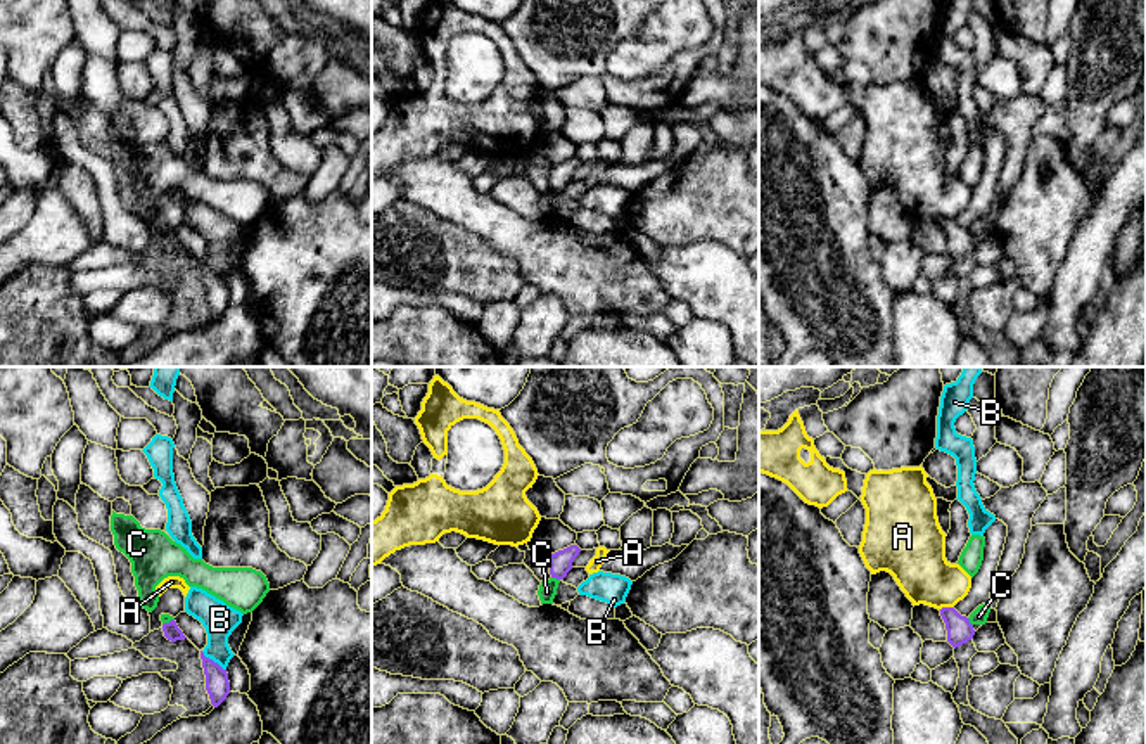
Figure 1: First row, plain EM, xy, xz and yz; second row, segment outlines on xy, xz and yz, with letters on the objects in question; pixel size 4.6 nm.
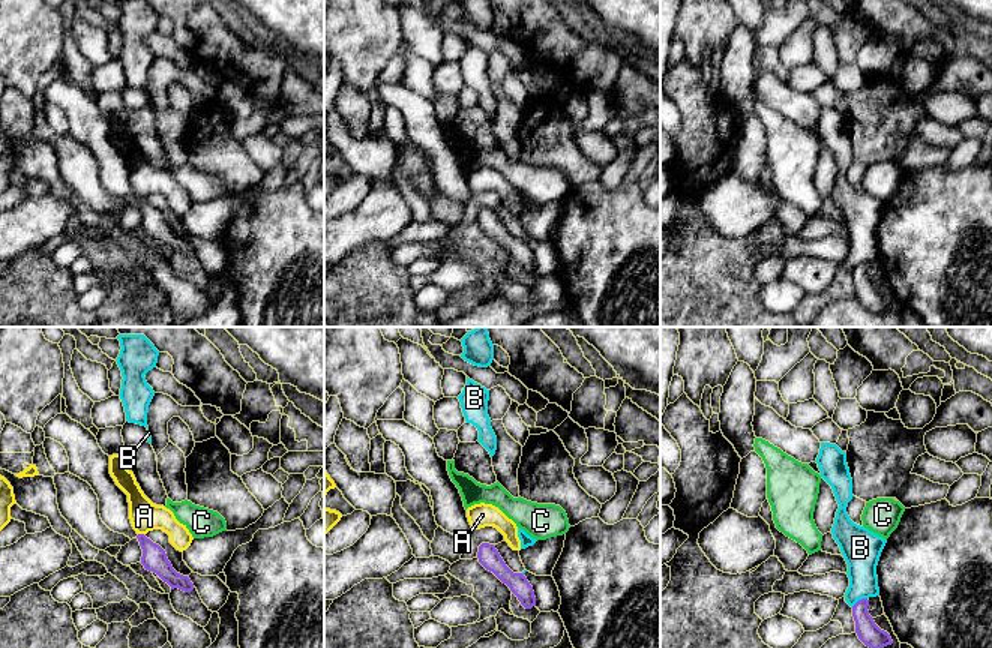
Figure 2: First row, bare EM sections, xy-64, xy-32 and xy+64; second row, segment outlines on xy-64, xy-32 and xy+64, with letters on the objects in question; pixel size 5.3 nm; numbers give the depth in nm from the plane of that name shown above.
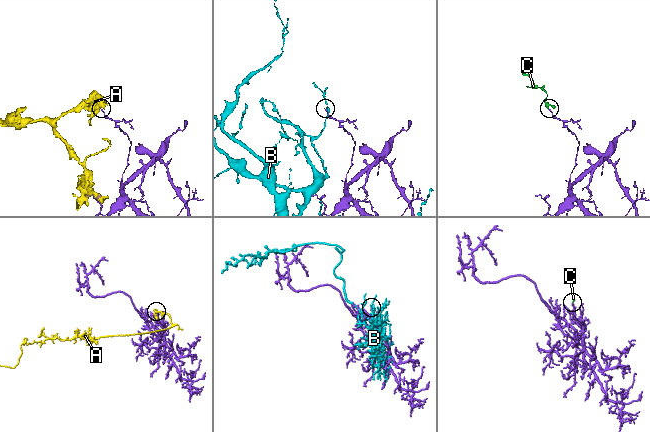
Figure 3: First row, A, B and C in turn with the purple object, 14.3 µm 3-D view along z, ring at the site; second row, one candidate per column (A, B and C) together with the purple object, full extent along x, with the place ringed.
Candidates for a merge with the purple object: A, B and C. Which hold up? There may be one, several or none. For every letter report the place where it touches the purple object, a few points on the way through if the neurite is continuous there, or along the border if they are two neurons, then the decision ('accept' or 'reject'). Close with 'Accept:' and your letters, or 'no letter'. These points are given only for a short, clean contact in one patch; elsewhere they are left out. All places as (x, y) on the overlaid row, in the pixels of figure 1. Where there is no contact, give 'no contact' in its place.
A: meets purple in yz at (946, 608); border along yz (953, 606), (941, 609); reject
B: meets purple in xy at (211, 660); border along xy (201, 651), (225, 670); reject
C: meets purple in xz at (555, 577); border along xz (552, 577), (559, 580); reject
Accept: no letter

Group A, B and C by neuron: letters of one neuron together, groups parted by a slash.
A / B / C

